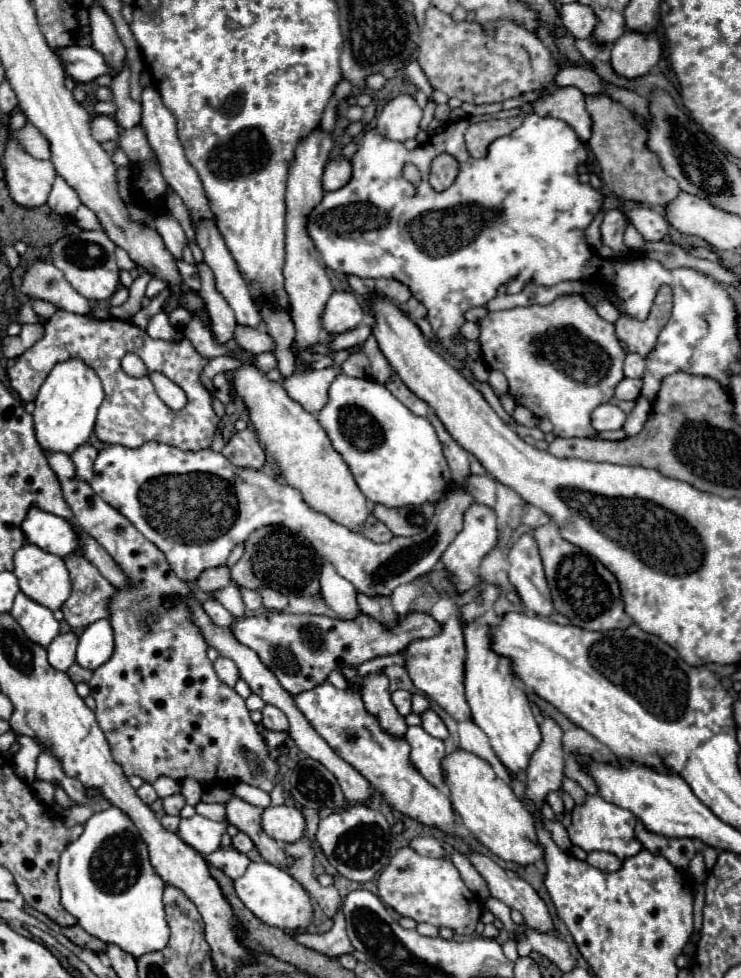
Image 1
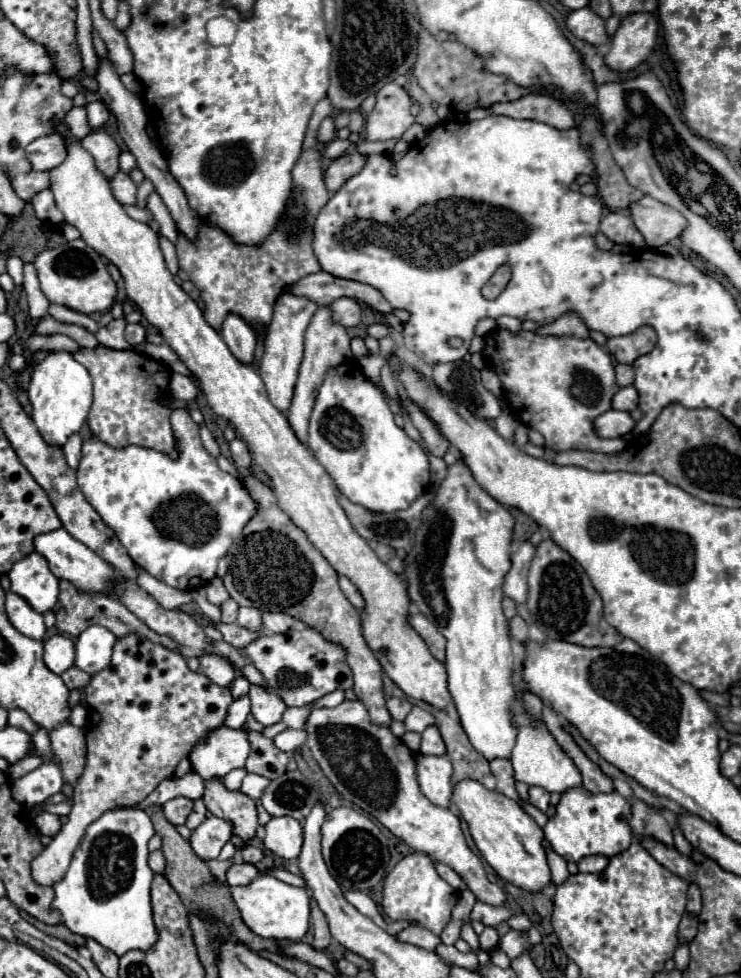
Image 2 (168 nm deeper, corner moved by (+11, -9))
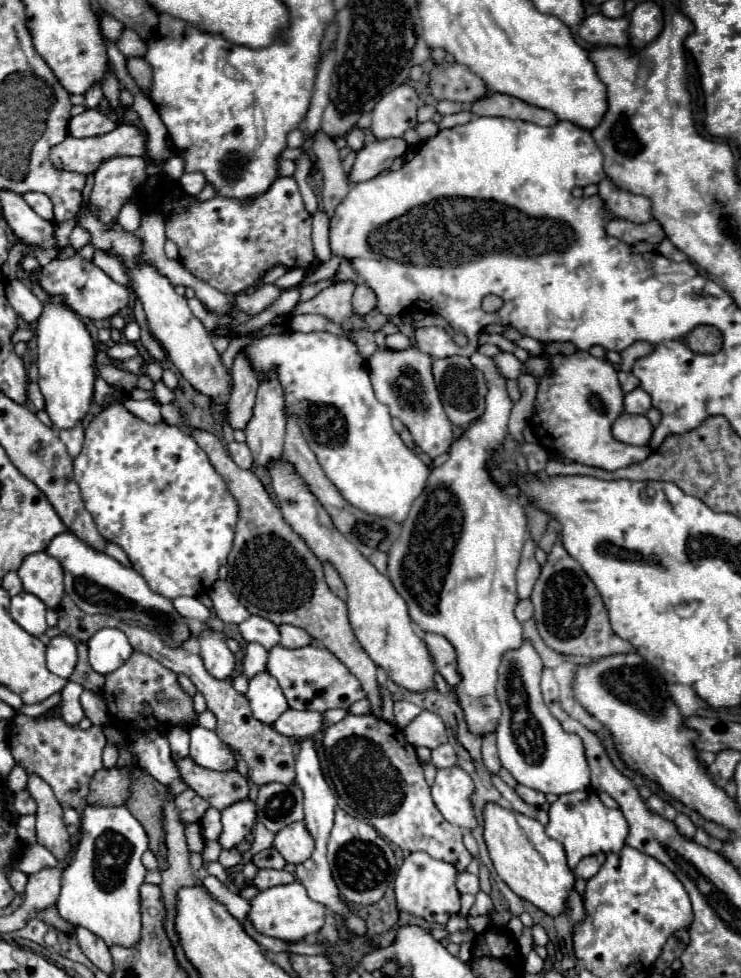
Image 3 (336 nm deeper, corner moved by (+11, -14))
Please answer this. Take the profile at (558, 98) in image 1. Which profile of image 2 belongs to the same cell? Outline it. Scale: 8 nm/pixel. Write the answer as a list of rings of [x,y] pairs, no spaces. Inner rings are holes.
[[[525,95],[519,101],[497,103],[491,107],[495,115],[507,115],[513,119],[533,119],[547,123],[555,129],[573,129],[573,113],[565,107],[561,99],[549,95]]]

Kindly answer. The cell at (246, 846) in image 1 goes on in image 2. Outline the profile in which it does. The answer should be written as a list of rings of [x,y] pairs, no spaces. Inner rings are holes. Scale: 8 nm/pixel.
[[[245,845],[245,847],[237,847],[237,857],[241,857],[245,863],[257,863],[263,859],[263,851],[257,847]]]

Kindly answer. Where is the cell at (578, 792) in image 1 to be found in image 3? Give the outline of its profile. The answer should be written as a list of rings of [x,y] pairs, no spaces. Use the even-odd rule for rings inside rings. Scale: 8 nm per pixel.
[[[523,640],[519,648],[503,654],[495,690],[501,704],[501,718],[497,724],[497,748],[501,766],[505,766],[519,784],[543,794],[553,792],[561,796],[585,790],[591,786],[591,772],[583,740],[573,732],[565,732],[559,720],[555,720],[555,716],[545,706],[539,688],[541,672],[543,662],[531,640]]]

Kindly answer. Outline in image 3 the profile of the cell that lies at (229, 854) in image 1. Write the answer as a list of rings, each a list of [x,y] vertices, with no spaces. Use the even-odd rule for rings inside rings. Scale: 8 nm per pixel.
[[[265,868],[265,870],[259,870],[257,876],[255,876],[255,886],[259,890],[265,890],[265,888],[271,888],[271,886],[279,886],[279,884],[291,884],[295,882],[295,876],[289,874],[287,870],[273,870],[273,868]]]

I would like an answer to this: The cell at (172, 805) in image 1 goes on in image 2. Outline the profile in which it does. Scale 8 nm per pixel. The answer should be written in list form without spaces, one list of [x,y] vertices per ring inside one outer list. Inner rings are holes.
[[[175,797],[175,799],[171,799],[171,801],[167,801],[163,805],[163,813],[165,813],[167,821],[173,823],[173,825],[185,823],[187,815],[191,813],[191,809],[193,809],[193,801],[185,799],[185,797]]]

